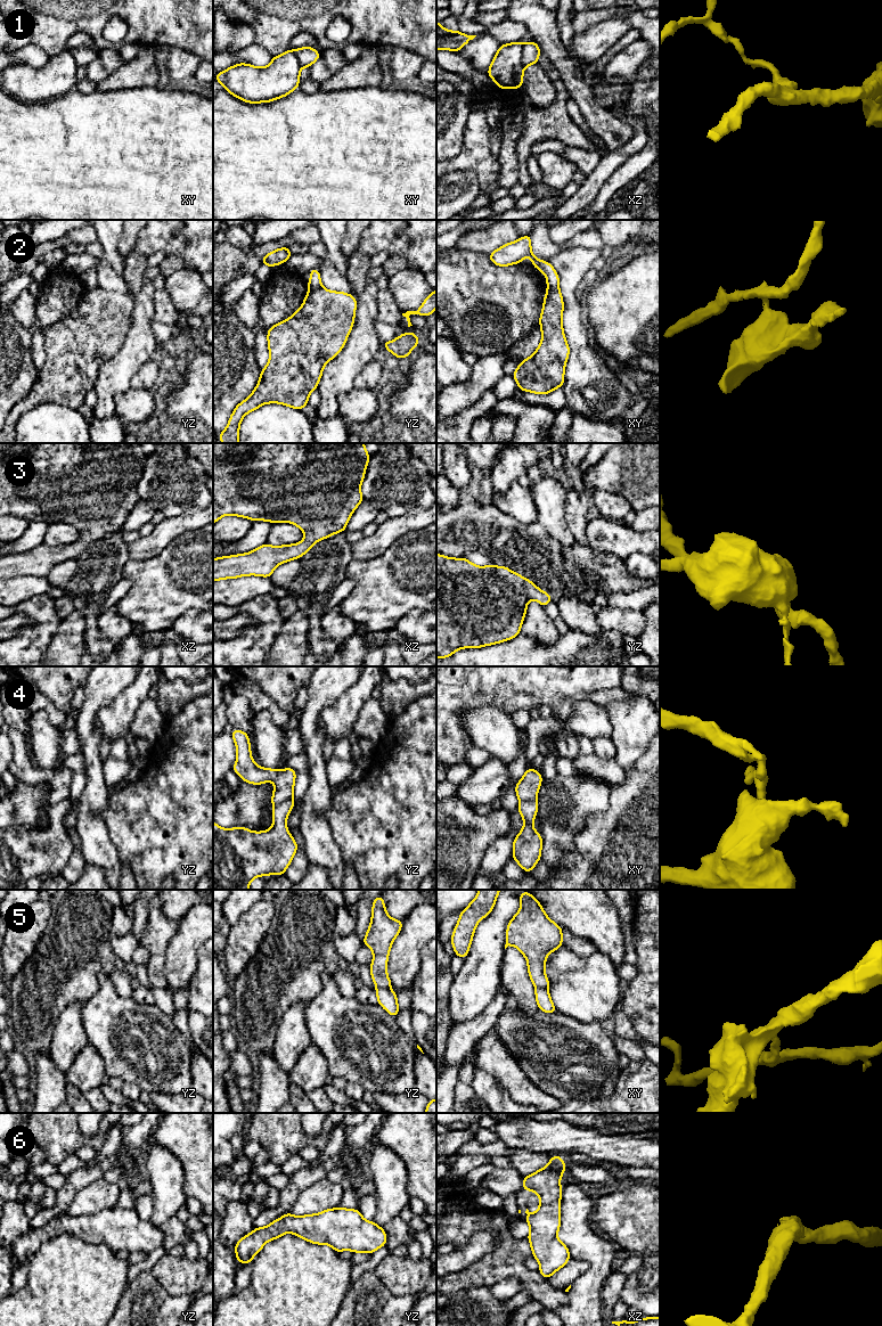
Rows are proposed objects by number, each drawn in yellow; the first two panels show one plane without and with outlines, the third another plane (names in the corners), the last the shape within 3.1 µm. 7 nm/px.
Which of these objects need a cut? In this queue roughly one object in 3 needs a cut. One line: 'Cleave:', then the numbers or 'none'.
Cleave: 1, 2, 4, 5

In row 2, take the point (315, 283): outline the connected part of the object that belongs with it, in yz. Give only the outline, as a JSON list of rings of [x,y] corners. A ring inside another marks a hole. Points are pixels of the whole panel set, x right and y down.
[[[311,269],[308,273],[311,275],[311,279],[308,281],[309,289],[317,289],[321,286],[320,271],[317,269]]]

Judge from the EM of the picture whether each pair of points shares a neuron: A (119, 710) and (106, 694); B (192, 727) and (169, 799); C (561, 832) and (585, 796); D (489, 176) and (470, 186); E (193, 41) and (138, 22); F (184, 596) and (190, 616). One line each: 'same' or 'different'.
A: different
B: same
C: same
D: different
E: same
F: different

